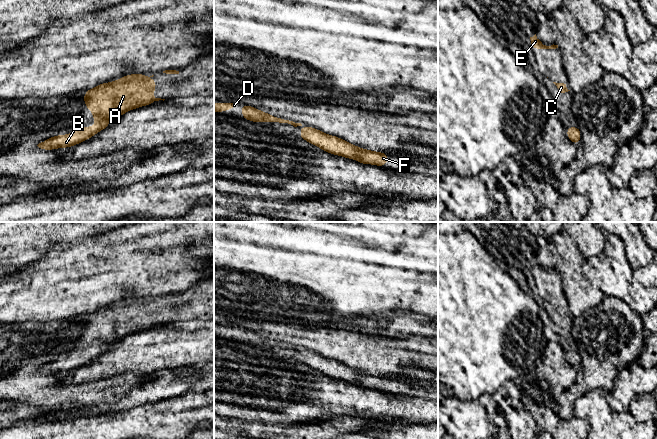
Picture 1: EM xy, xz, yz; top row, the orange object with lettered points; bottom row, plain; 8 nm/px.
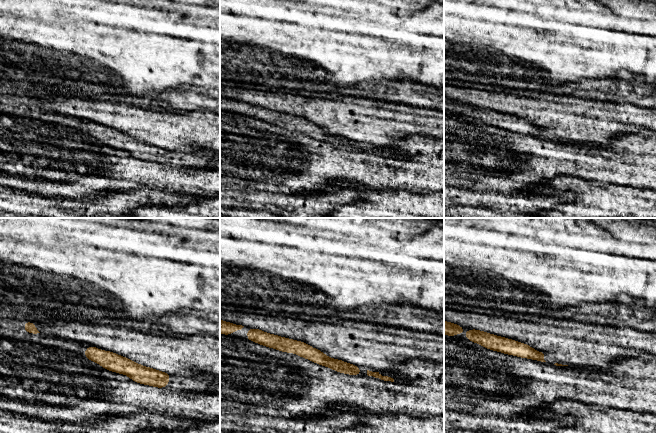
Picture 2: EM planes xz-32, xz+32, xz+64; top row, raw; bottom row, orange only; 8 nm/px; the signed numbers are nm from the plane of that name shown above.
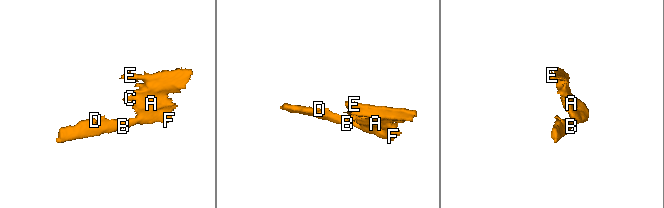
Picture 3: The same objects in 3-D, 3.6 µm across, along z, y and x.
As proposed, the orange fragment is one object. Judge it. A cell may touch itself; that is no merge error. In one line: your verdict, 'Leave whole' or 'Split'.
Leave whole

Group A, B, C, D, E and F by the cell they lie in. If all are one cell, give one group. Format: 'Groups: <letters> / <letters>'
Groups: A B C D E F

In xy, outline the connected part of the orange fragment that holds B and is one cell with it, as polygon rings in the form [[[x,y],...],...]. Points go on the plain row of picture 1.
[[[140,297],[125,299],[111,307],[102,307],[84,318],[84,326],[90,334],[91,343],[96,344],[95,351],[79,351],[75,357],[58,359],[39,367],[43,374],[71,371],[108,351],[108,346],[131,333],[165,324],[155,322],[150,317],[156,314],[154,299],[146,301]]]

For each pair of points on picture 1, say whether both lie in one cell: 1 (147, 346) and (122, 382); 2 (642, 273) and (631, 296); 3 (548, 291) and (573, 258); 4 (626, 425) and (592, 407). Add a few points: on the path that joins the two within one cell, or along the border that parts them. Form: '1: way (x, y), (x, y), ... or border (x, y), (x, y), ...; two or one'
1: border (152, 370), (123, 373), (106, 379); two
2: border (633, 270), (633, 276), (646, 287); two
3: border (558, 271), (566, 298); two
4: way (618, 425), (610, 425), (600, 415); one

